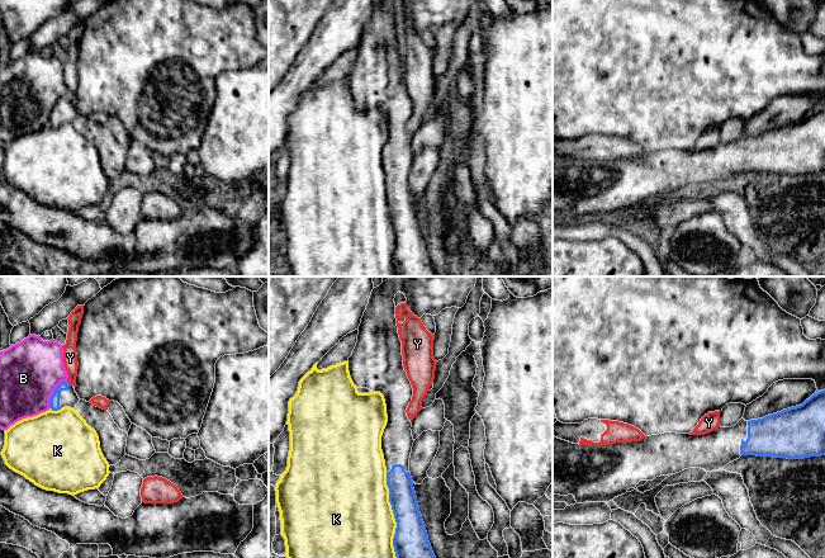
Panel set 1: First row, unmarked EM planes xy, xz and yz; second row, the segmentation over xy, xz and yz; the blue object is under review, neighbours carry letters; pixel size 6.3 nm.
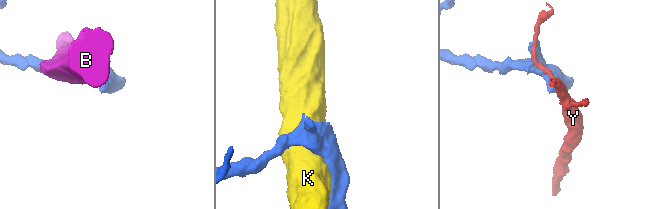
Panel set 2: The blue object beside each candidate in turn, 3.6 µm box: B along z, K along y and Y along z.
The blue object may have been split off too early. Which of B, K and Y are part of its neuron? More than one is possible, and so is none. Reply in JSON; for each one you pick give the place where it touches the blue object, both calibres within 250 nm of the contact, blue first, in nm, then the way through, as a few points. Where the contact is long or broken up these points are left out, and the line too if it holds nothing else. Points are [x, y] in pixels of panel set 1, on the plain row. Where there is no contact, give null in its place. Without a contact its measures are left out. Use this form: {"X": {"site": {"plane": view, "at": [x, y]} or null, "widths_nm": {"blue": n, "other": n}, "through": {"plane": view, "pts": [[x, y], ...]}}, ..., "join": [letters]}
{"join": []}

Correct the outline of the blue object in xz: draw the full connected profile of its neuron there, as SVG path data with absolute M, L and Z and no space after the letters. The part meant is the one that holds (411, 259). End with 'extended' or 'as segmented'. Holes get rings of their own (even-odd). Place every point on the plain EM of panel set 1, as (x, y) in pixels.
M380 0L374 4L359 42L357 58L349 74L349 88L357 104L380 108L387 120L388 138L381 152L381 166L387 183L389 218L397 238L393 263L397 276L436 276L428 257L426 241L419 228L413 197L409 189L409 174L413 162L412 138L407 123L413 104L403 82L402 57L398 49L394 14L398 8L407 14L407 24L418 34L436 32L445 24L461 24L475 0Z | extended

